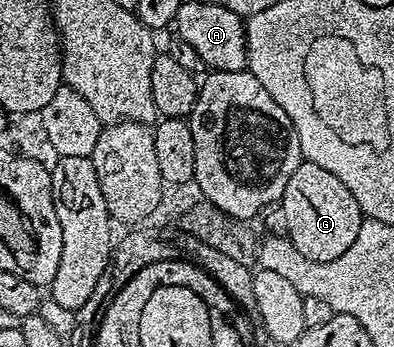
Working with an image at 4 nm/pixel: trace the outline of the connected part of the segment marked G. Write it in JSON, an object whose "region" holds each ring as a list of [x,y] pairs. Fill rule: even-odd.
{"region":[[[302,160],[299,167],[295,167],[295,175],[287,183],[279,202],[281,217],[285,220],[284,232],[289,242],[303,255],[312,261],[327,263],[331,259],[339,259],[351,243],[355,243],[355,235],[359,235],[359,227],[363,214],[359,203],[355,203],[355,195],[331,175],[324,167]]]}

